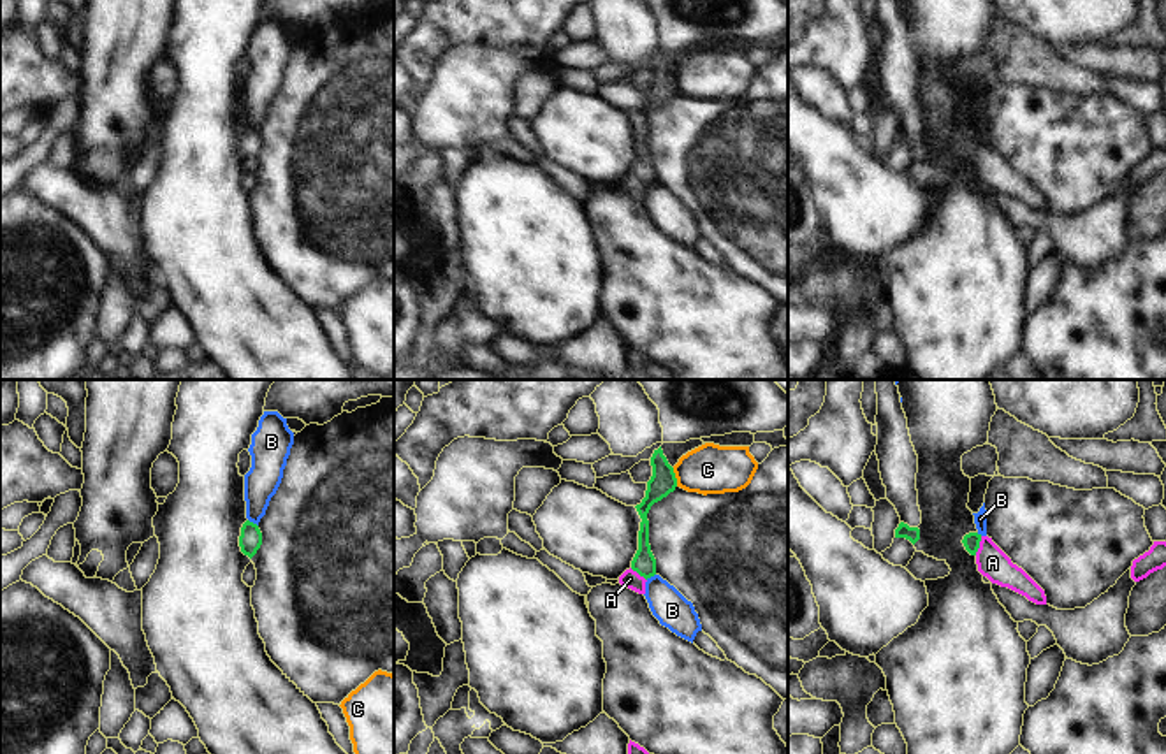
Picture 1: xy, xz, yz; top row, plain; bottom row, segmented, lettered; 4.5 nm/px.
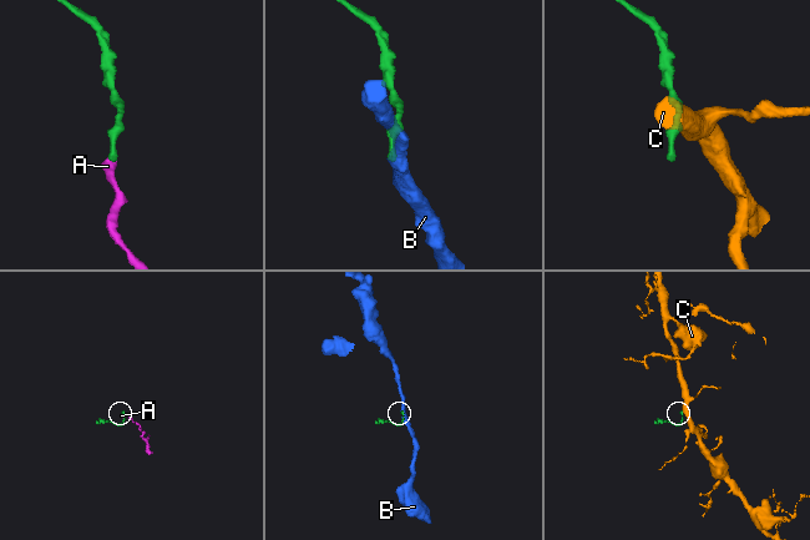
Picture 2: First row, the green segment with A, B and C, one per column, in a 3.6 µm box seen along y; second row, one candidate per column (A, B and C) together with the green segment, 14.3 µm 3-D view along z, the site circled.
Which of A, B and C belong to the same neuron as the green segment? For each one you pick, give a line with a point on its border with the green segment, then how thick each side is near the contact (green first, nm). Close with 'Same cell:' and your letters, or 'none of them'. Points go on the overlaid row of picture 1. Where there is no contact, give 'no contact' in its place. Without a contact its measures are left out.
A: yz (978, 545) | 80/140 nm
Same cell: A

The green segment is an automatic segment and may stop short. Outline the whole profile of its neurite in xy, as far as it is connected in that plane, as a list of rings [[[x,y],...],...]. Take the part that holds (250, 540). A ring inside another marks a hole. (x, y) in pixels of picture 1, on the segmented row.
[[[246,520],[241,527],[239,547],[250,559],[257,554],[262,545],[262,533],[257,524]]]

